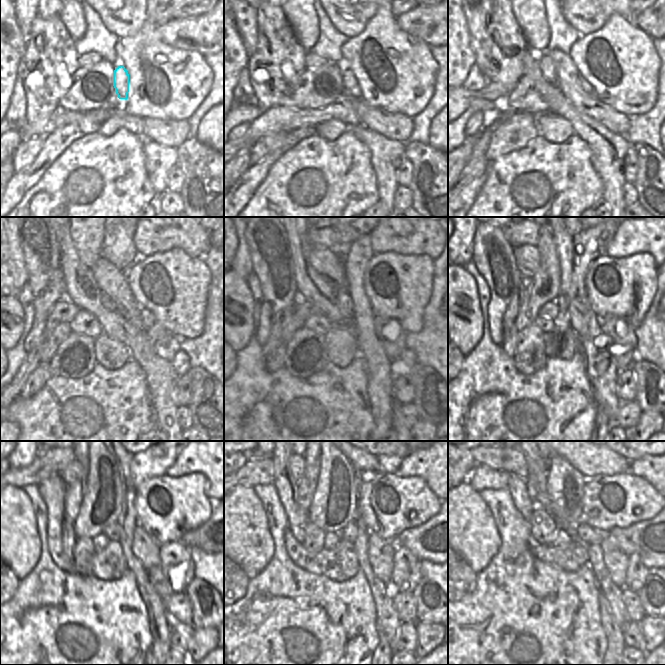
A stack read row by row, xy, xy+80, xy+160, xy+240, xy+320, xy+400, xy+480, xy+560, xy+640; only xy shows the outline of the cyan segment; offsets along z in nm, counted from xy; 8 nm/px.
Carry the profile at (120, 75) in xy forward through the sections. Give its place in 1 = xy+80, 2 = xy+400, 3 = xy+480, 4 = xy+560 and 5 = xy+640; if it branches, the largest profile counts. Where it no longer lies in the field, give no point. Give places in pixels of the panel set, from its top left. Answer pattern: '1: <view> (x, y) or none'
1: xy+80 (350, 85)
2: xy+400 (622, 342)
3: xy+480 (178, 568)
4: xy+560 (406, 574)
5: xy+640 (637, 573)

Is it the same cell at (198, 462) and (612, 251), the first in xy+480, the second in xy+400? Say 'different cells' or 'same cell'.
same cell

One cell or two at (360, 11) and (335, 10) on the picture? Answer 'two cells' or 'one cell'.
one cell

